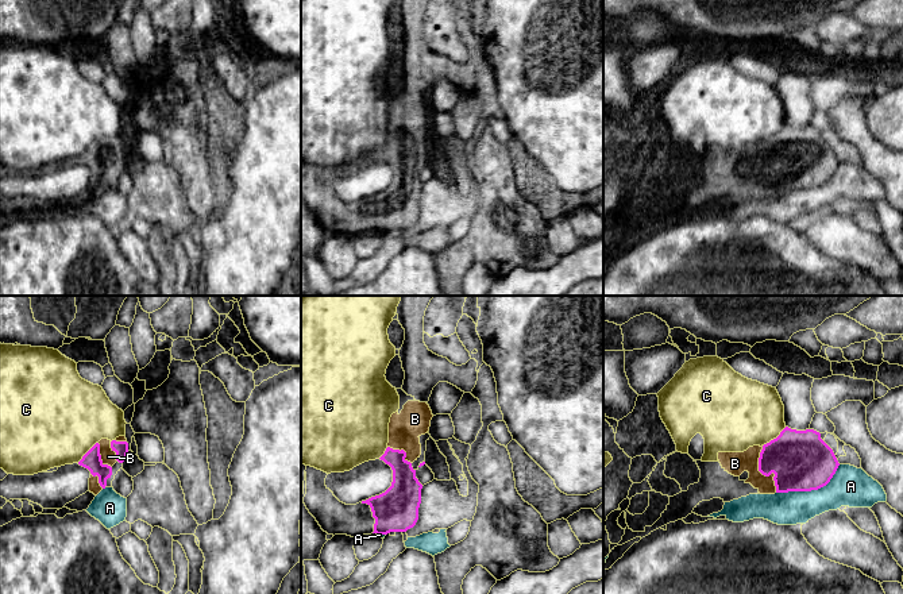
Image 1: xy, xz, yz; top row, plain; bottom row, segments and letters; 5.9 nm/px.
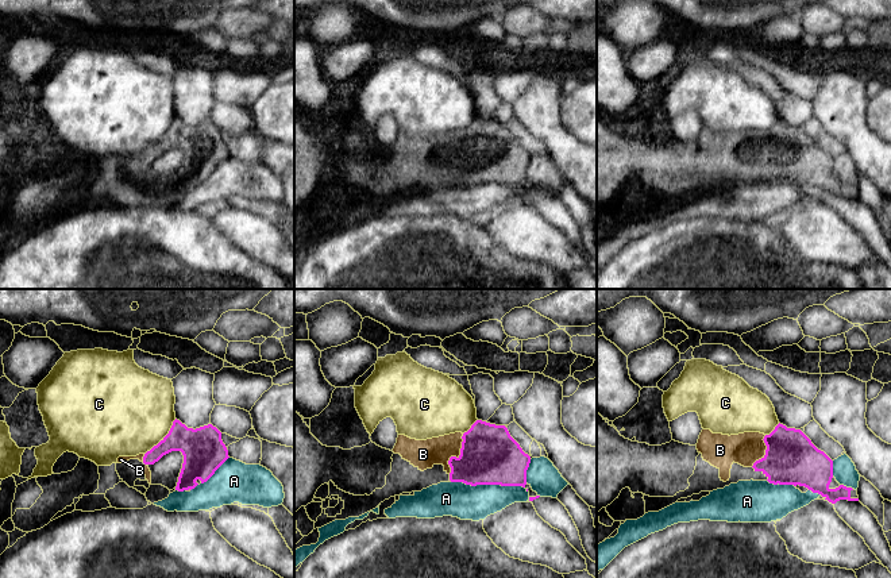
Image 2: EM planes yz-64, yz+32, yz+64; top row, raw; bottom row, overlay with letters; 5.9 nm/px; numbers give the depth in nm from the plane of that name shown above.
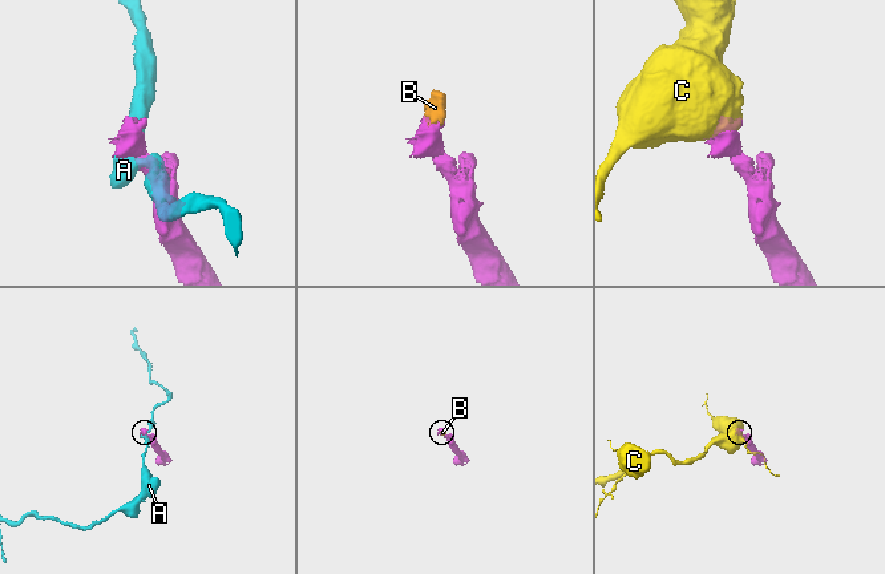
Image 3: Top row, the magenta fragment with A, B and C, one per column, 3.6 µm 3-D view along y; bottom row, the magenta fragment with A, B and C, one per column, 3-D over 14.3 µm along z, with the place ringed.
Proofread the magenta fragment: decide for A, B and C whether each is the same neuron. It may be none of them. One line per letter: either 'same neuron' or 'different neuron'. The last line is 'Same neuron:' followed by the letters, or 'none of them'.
A: different neuron
B: same neuron
C: different neuron
Same neuron: B

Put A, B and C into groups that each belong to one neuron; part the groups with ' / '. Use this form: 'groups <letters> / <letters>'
groups A / B / C

